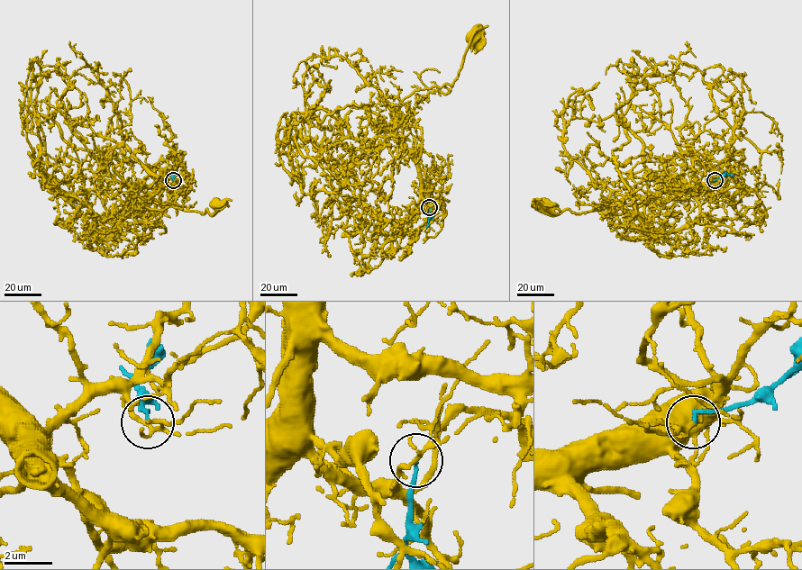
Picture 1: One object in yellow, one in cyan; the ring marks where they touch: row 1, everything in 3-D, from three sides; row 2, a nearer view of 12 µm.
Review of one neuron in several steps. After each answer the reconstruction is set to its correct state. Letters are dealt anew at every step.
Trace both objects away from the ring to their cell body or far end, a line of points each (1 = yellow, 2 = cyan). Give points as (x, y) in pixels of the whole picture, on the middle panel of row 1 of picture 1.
1: (429, 207), (422, 206), (417, 162), (391, 128), (391, 117), (401, 102), (415, 90), (451, 84), (473, 37)
2: (429, 207), (426, 227)

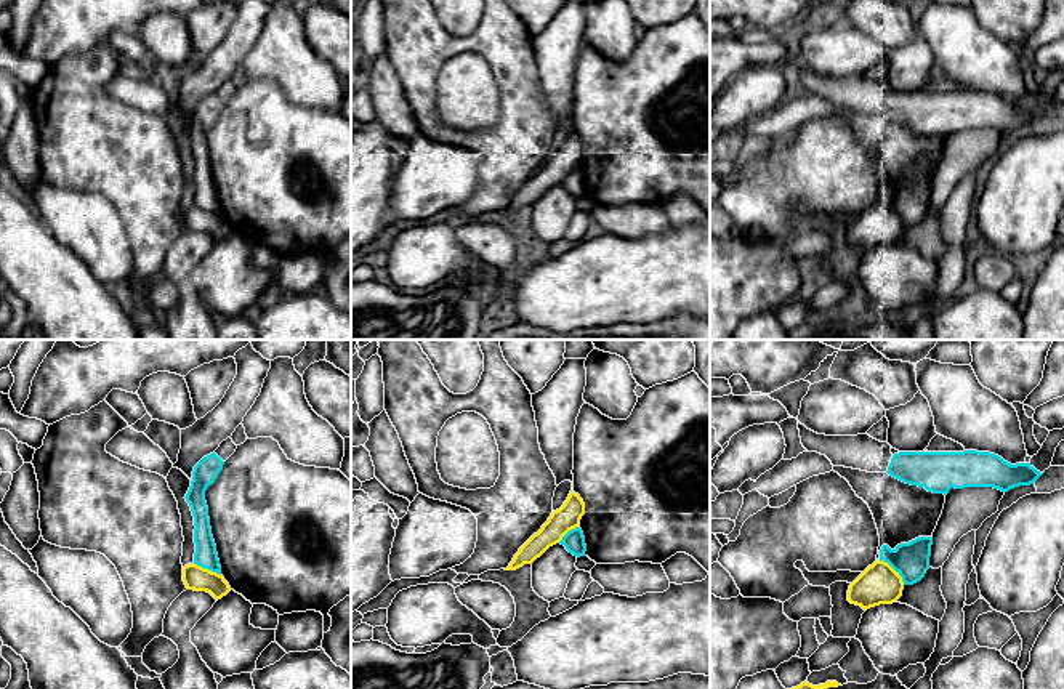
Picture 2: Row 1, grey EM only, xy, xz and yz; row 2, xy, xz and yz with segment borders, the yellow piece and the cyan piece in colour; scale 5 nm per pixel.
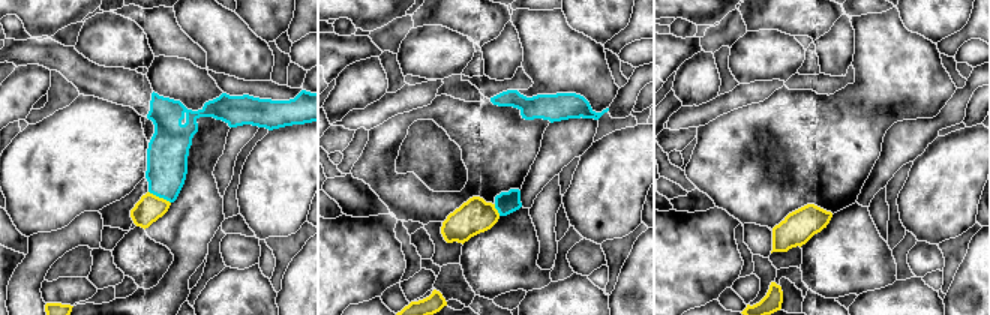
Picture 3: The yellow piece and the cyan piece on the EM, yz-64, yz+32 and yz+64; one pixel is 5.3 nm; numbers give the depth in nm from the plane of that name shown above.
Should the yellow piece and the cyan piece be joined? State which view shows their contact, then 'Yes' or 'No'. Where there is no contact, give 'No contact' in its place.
Touches yellow in yz. No

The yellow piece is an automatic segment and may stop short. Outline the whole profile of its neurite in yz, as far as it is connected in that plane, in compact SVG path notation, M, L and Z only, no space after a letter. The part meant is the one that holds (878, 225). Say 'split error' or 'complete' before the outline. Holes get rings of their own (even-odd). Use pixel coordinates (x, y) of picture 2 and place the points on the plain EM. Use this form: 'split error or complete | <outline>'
complete | M877 200L849 226L848 242L867 252L896 244L902 237L902 231L904 223L899 213Z

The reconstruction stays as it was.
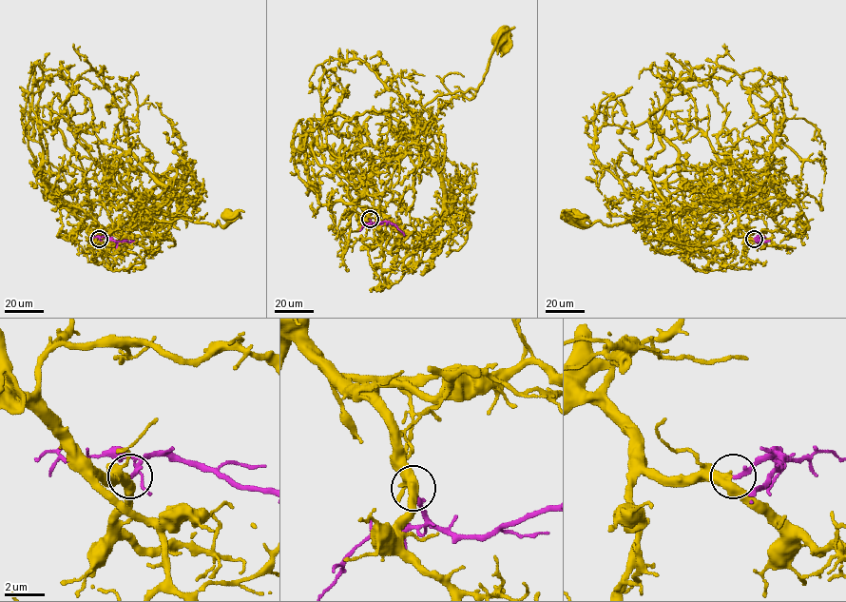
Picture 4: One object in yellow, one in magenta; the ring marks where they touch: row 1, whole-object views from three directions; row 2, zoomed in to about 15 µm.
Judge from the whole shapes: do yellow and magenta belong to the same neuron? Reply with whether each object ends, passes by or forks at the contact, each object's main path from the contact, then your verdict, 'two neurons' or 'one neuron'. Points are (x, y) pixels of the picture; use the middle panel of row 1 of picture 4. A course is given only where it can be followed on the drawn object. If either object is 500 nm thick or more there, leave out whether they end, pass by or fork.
yellow passes by; magenta ends; course yellow (370, 219), (359, 205), (359, 198), (370, 175), (410, 135), (428, 103), (438, 95), (477, 87), (499, 39); course magenta (370, 219), (374, 223), (392, 223), (404, 235); one neuron

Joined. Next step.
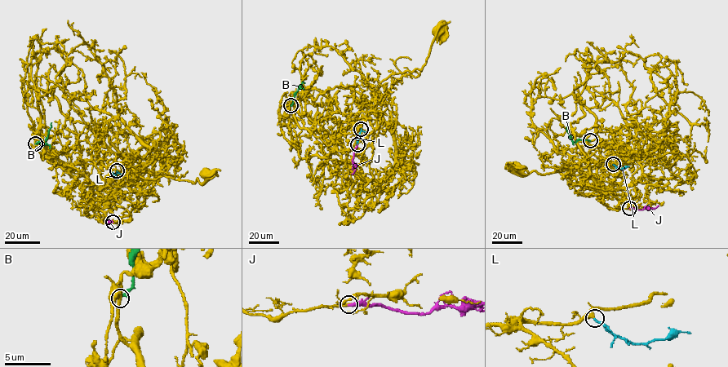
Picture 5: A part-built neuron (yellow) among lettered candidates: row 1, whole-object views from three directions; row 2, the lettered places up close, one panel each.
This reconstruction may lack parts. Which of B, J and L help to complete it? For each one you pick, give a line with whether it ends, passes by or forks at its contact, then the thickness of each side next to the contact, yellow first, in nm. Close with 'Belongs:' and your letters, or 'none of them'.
J: it ends there; 240 nm thick on the yellow side, 280 nm on the other
L: it ends there; 400 nm thick on the yellow side, 170 nm on the other
Belongs: J, L

